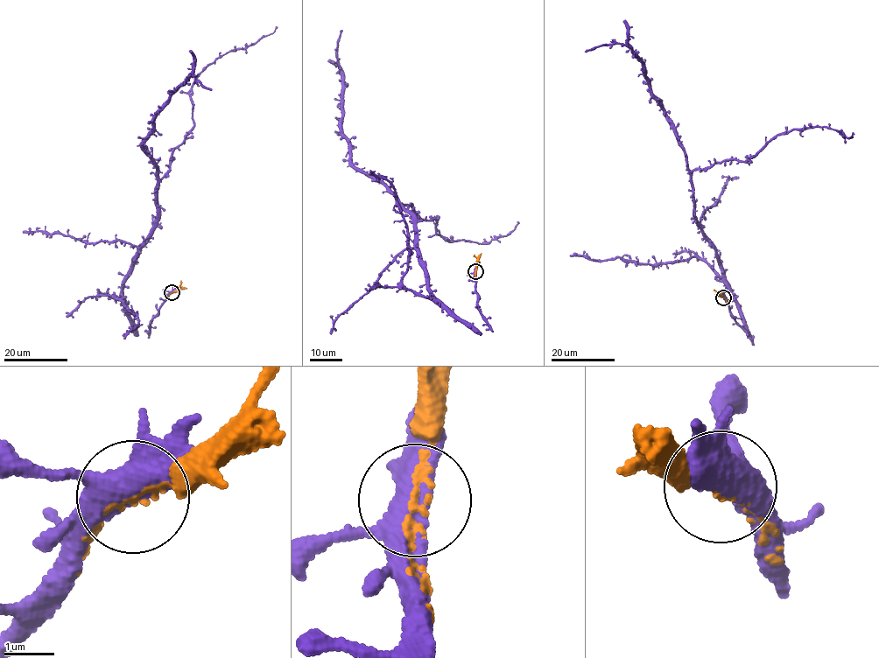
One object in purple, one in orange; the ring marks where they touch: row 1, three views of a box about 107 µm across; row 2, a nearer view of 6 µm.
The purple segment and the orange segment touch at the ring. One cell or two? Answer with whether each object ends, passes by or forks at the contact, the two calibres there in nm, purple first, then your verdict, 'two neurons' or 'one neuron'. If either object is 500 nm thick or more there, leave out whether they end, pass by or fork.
purple forks | orange passes by | 440/110 nm | one neuron

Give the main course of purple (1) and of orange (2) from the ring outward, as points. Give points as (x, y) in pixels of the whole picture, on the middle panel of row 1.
1: (475, 271), (486, 323), (477, 328), (432, 294), (399, 202), (438, 217), (451, 241), (491, 241), (516, 222)
2: (475, 271), (481, 253)

